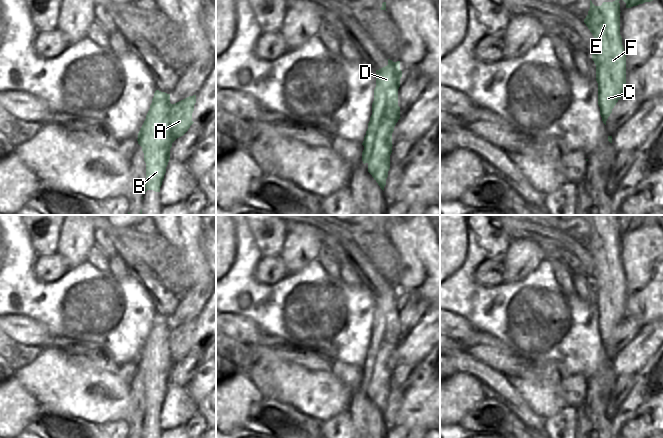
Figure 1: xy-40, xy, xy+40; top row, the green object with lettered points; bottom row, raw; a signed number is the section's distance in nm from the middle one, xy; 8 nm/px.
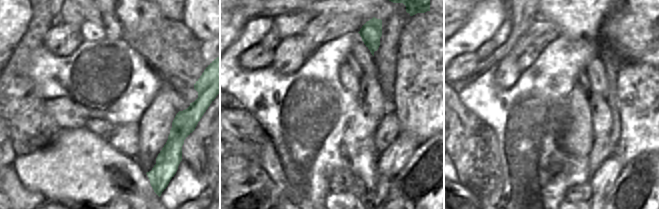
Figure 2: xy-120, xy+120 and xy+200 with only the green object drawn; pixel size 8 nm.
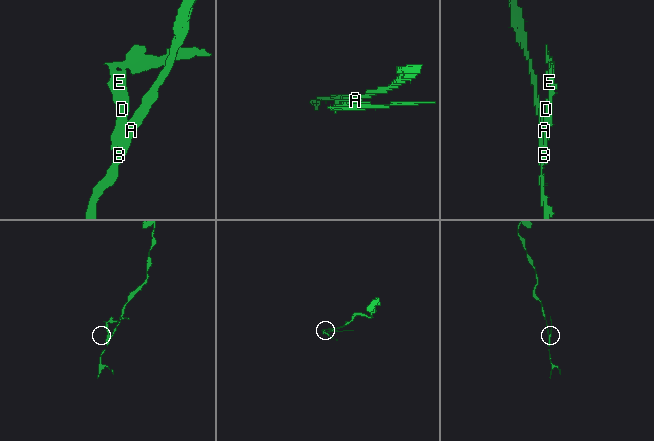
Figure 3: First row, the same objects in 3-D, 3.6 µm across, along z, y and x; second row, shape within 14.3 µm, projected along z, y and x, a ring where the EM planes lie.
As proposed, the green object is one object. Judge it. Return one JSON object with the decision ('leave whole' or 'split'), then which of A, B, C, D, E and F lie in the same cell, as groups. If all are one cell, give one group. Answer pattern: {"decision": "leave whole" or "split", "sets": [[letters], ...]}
{"decision": "split", "sets": [["A", "B"], ["C", "D", "E", "F"]]}

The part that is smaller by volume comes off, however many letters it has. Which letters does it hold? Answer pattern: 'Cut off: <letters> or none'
Cut off: C, D, E, F

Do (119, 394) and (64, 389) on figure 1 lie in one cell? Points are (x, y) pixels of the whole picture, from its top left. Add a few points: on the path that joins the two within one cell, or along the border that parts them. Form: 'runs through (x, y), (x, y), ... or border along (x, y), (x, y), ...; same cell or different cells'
runs through (105, 392), (102, 394), (89, 394), (78, 389); same cell

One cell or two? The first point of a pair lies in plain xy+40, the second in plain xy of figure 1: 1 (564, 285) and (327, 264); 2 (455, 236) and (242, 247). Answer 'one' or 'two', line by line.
1: one
2: two

